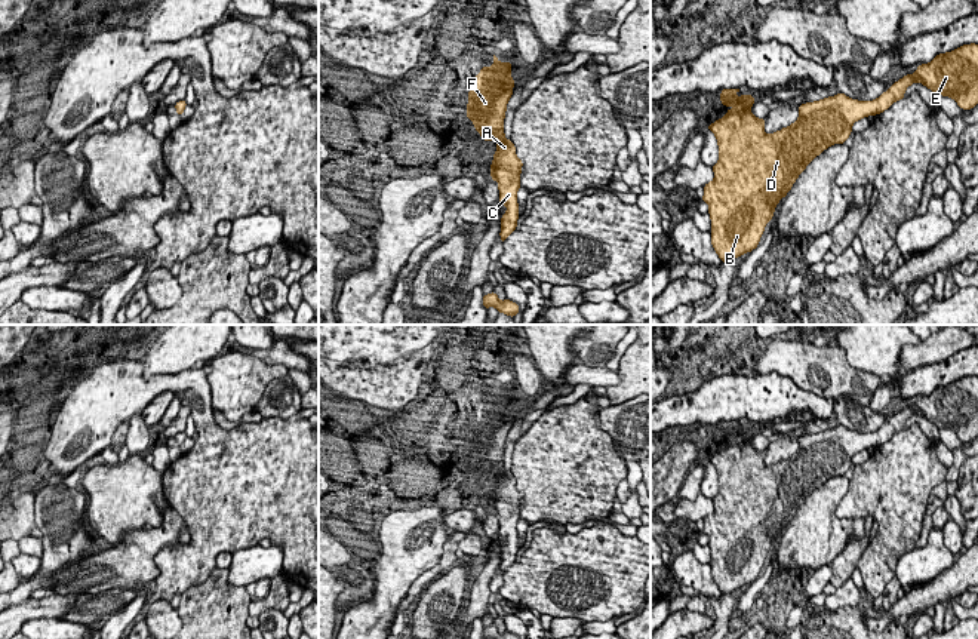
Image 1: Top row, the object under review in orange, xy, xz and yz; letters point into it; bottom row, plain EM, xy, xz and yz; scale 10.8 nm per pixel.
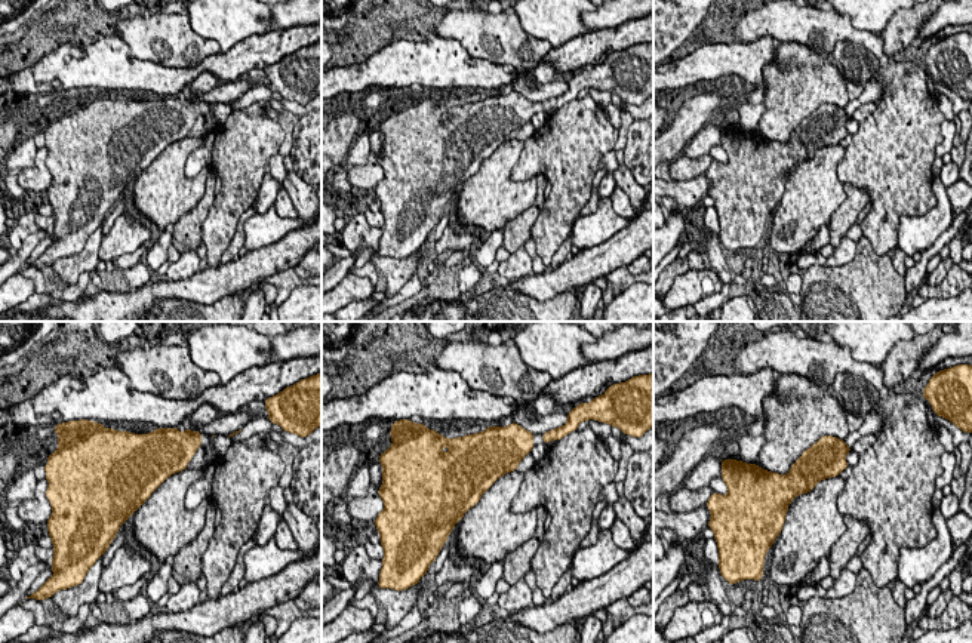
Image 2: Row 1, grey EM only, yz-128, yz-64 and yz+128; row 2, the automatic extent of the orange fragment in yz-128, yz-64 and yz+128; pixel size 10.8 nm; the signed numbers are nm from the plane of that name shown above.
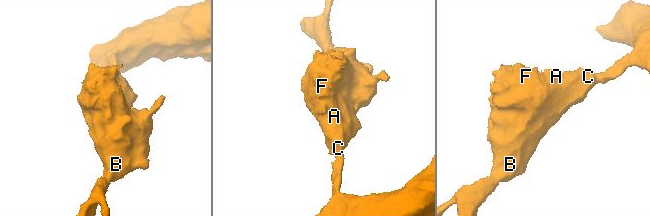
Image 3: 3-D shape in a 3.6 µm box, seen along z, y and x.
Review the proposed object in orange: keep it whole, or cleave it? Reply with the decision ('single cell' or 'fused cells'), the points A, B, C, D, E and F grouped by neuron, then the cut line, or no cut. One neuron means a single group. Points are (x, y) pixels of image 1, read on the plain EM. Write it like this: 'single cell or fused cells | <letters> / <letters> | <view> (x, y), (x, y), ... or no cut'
single cell | A B C D E F | no cut

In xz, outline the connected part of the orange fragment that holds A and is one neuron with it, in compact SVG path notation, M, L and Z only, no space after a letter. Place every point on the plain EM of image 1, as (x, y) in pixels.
M493 387L492 399L482 399L473 409L468 424L467 449L483 473L496 471L498 480L490 497L490 510L499 516L499 537L507 538L501 547L499 569L504 574L516 560L519 552L517 522L523 494L516 488L513 473L504 467L507 434L513 427L511 394L498 394Z

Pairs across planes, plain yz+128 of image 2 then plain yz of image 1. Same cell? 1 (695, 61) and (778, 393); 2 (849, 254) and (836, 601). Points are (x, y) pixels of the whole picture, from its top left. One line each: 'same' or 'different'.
1: same
2: same

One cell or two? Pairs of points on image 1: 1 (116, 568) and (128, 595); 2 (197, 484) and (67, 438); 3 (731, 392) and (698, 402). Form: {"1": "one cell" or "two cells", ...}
{"1": "two cells", "2": "one cell", "3": "one cell"}

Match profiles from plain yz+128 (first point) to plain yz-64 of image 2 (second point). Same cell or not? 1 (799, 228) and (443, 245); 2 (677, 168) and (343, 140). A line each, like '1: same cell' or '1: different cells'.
1: different cells
2: different cells

